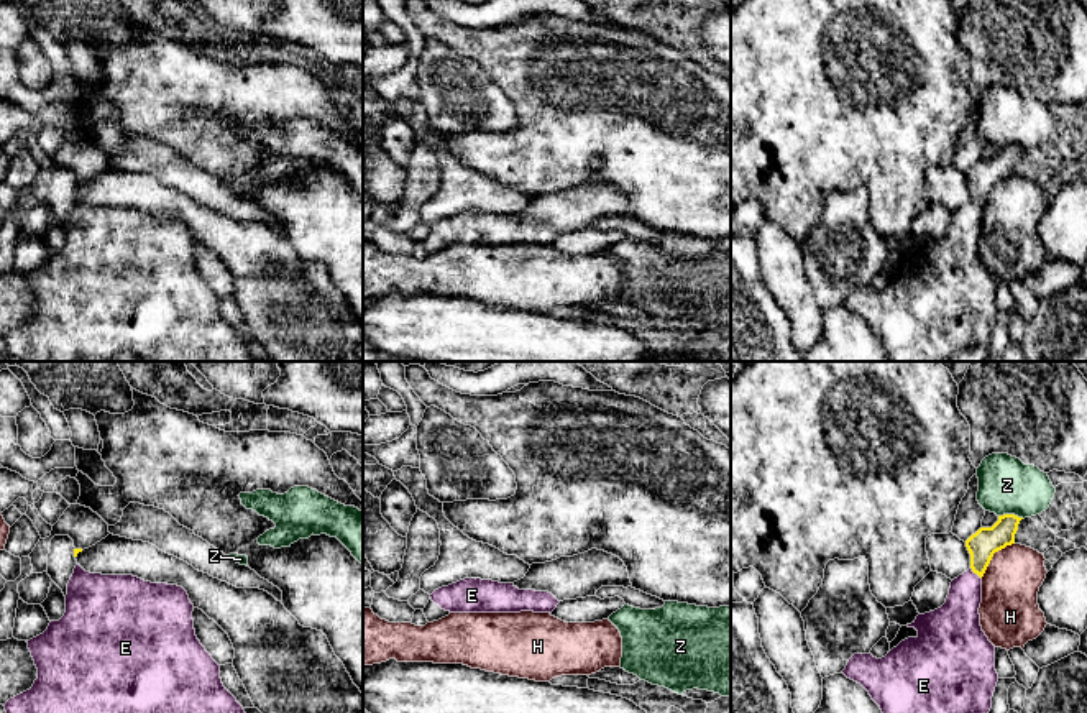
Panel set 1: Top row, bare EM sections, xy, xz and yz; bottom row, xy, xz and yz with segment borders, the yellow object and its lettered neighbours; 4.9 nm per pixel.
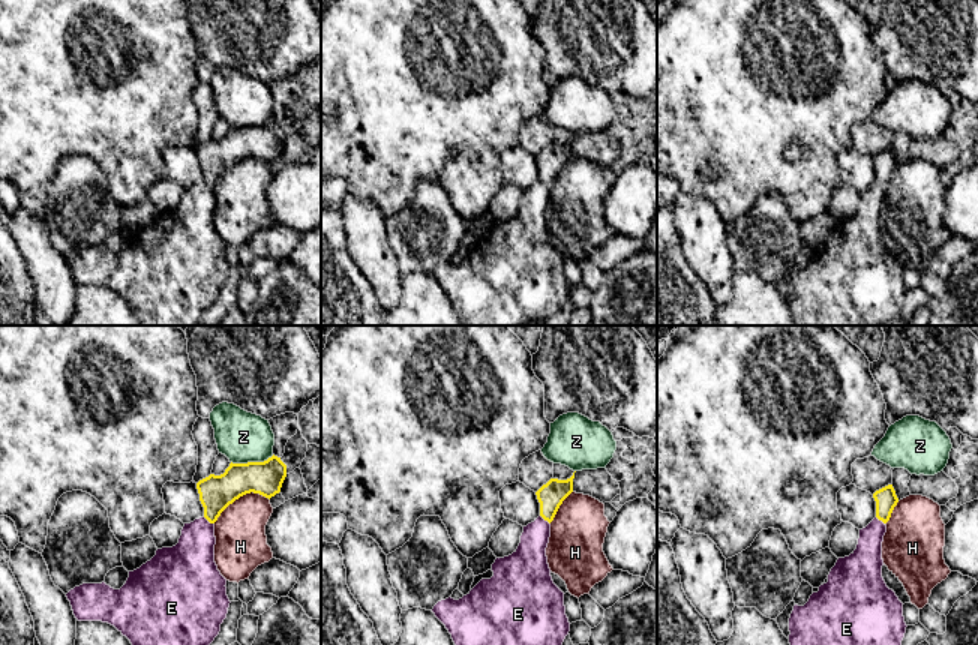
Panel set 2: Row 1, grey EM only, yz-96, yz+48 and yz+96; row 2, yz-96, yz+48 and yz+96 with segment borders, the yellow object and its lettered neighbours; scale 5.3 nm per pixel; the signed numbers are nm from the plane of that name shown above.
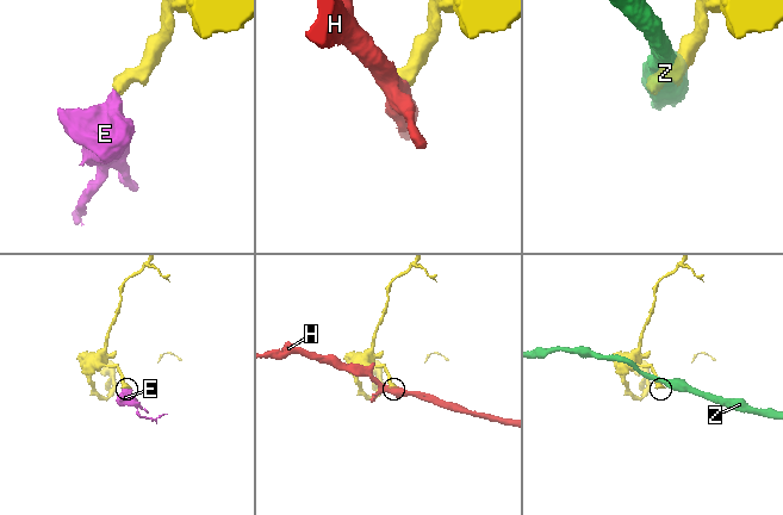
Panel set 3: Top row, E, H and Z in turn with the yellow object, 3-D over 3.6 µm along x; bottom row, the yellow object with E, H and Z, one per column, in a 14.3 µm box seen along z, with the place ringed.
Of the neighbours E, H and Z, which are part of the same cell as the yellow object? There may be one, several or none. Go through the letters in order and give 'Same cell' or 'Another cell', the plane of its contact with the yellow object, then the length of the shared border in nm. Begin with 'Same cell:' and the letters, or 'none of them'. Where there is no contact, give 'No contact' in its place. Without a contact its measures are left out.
Same cell: E
E: Same cell. Touches yellow in yz. Shared border 80 nm
H: Another cell. Touches yellow in yz. Shared border 240 nm
Z: Another cell. Touches yellow in yz. Shared border 130 nm

